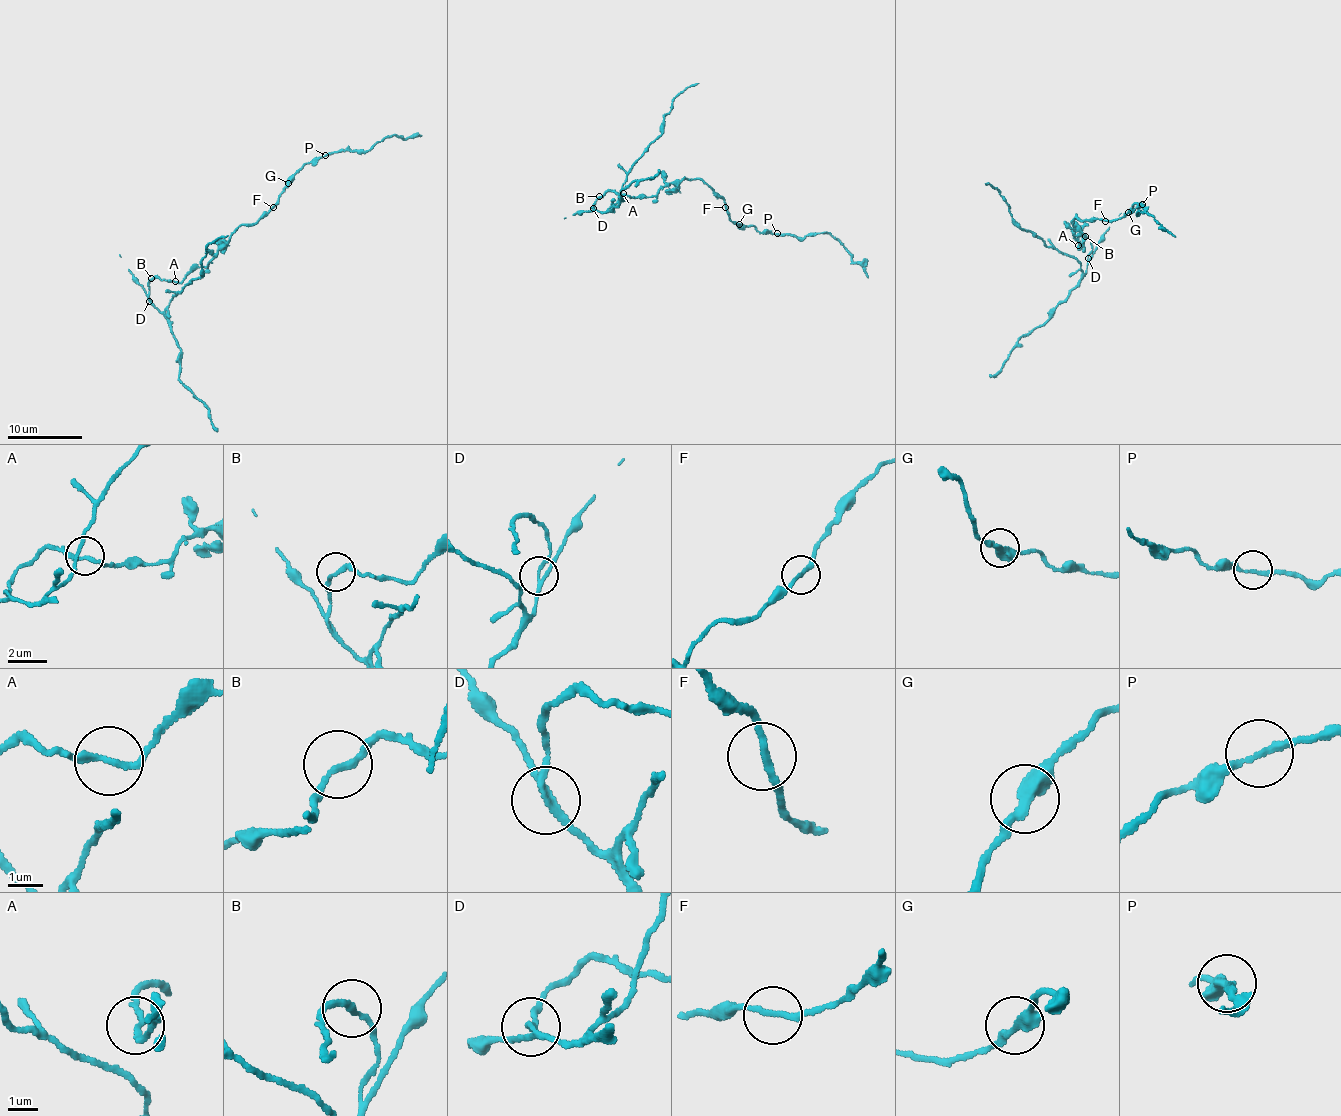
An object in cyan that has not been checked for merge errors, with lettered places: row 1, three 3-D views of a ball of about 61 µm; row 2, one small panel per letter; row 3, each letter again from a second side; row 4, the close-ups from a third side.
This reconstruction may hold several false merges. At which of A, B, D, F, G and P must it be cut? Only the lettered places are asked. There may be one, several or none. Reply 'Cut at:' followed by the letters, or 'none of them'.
Cut at: D

